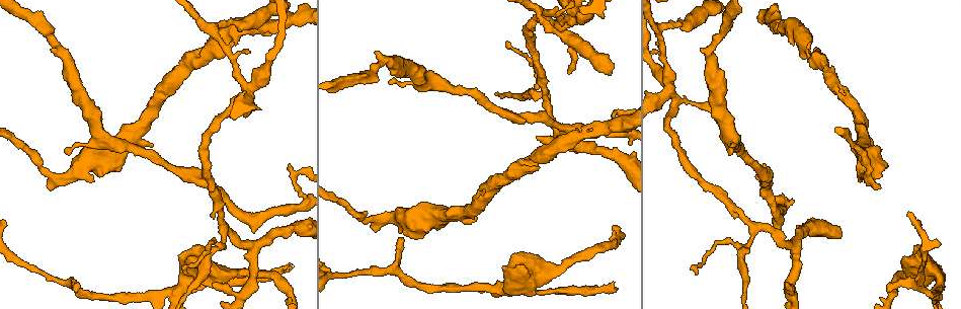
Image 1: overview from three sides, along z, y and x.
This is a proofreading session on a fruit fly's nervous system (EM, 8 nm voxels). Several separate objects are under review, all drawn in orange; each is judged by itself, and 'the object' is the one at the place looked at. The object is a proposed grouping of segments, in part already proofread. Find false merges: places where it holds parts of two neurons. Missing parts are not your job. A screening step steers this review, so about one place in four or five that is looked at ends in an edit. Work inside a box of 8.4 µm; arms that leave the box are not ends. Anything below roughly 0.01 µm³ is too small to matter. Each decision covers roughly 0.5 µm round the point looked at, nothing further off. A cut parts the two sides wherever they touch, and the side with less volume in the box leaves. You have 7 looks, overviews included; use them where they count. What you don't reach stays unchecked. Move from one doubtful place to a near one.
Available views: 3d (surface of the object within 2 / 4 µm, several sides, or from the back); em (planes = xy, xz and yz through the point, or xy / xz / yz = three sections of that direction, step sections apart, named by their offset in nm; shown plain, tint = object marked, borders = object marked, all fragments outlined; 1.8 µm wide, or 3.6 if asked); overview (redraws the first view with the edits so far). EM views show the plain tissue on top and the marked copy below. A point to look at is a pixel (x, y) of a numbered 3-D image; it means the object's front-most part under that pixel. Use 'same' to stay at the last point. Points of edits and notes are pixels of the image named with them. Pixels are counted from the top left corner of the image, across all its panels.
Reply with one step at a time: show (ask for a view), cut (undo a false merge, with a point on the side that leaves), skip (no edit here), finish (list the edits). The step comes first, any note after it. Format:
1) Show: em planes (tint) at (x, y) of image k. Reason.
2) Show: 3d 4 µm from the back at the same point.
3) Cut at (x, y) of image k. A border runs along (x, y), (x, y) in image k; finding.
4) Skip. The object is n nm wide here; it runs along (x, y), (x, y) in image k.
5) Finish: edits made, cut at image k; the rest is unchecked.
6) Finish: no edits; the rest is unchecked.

Show: em yz step 16 (tint) at (247, 91) of image 1. Small branch off a trunk.

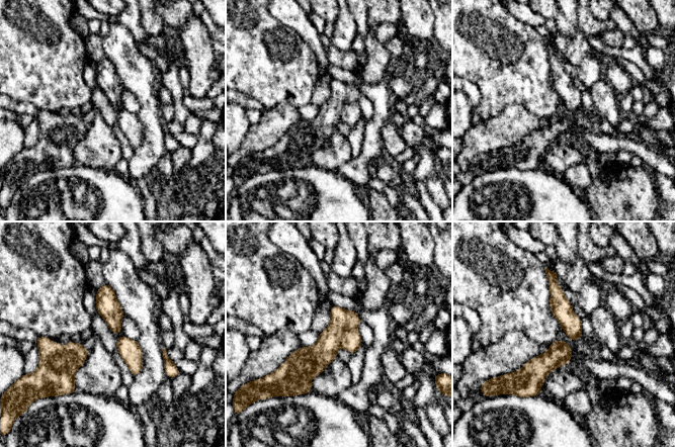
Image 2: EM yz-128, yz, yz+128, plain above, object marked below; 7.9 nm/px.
Show: em planes (borders) at the same point.

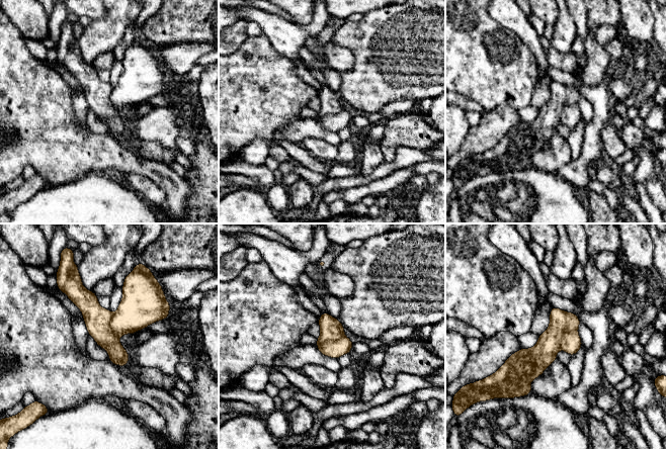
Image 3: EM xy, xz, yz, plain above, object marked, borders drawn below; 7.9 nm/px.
Cut at (540, 356) of image 3. The part that leaves runs along (74, 285), (122, 363) in image 3; two neurons meet here.

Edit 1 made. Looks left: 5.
Show: overview. Redraw.

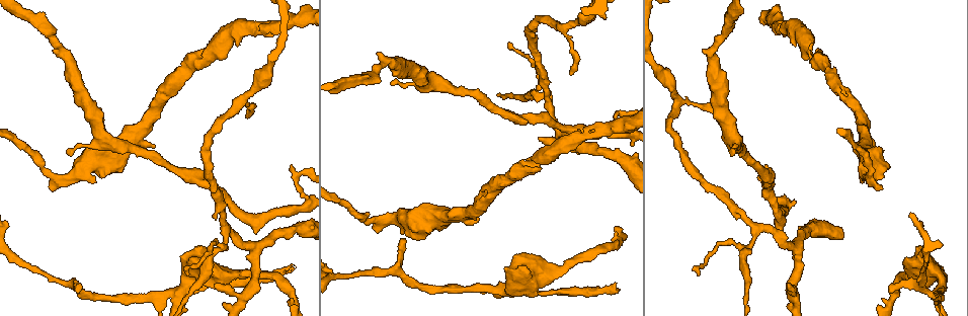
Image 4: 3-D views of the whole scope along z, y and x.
Show: 3d 4 µm at (429, 82) of image 4. Branch point.

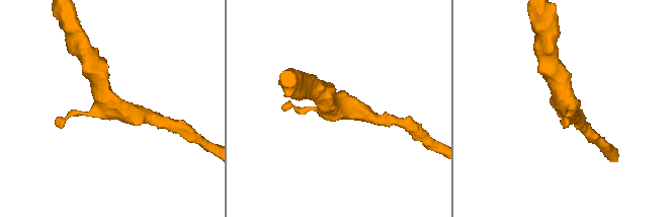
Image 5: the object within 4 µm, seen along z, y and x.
Show: em yz step 8 (tint) at (107, 99) of image 5.

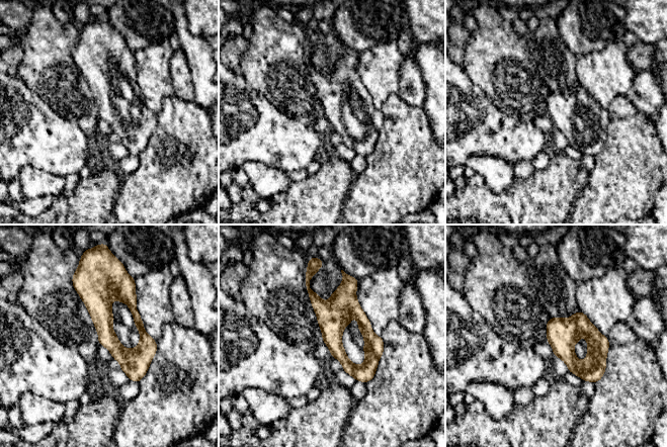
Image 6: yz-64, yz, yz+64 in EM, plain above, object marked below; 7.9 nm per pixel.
Skip. The object is 150 nm wide here; all the same neuron.

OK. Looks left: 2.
Show: em xy step 8 (tint) at (161, 296) of image 4. Sudden change in width.

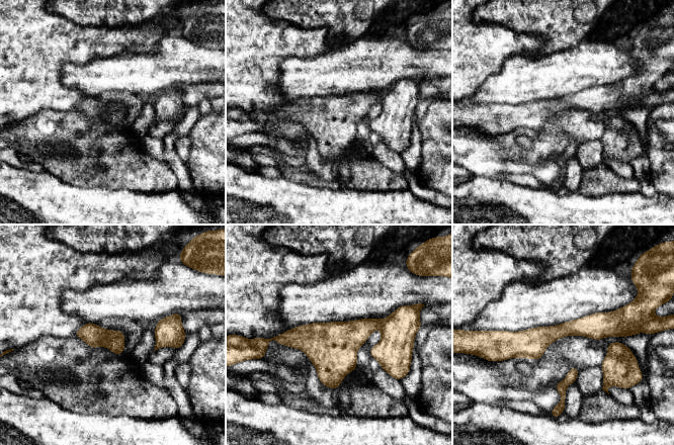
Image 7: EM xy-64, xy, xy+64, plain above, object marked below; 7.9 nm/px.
Cut at (597, 326) of image 7. The object is 130 nm wide here; a border runs along (620, 308), (625, 328), (616, 334) in image 7; two neurons meet here.

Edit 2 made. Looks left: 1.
Finish: edits made, cut at image 3, cut at image 7; the rest is unchecked.

